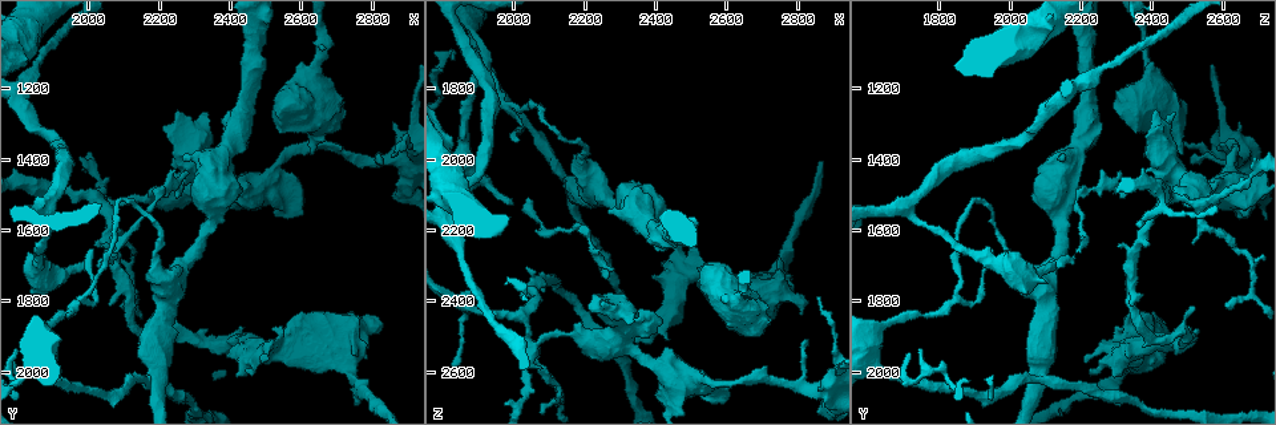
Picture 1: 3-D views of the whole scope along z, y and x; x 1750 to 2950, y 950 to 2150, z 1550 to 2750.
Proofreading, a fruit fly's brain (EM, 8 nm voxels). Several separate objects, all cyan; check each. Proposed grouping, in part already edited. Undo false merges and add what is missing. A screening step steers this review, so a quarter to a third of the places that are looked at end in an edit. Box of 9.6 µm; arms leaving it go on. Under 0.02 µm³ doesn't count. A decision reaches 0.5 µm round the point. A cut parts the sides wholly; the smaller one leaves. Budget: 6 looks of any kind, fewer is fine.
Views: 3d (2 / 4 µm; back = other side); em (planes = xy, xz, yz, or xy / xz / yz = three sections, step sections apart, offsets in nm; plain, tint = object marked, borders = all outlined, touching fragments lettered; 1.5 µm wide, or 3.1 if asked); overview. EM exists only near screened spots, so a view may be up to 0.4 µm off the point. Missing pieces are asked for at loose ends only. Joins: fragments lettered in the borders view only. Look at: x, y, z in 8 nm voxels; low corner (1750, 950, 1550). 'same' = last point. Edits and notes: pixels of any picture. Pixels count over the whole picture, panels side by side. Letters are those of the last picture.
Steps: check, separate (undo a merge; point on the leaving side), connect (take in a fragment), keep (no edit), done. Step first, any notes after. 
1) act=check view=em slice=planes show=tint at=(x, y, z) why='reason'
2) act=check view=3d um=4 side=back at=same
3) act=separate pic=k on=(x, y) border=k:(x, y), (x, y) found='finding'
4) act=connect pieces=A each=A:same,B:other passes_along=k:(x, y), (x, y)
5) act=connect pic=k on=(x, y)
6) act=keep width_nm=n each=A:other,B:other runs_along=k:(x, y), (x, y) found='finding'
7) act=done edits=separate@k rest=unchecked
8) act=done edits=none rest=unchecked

act=check view=em slice=planes show=borders at=(1830, 1530, 2590) why='tapers out'

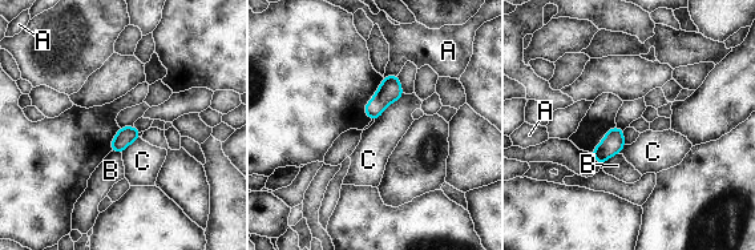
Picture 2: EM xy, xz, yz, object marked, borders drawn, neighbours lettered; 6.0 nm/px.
act=keep each=A:other,B:other,C:other border=2:(404, 93), (374, 120) found='none of them fits'

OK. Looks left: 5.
act=check view=em slice=planes show=tint at=(2010, 1660, 1940)

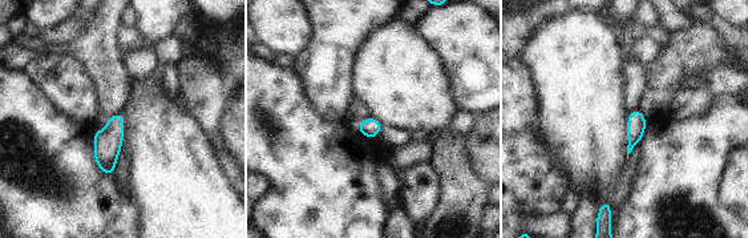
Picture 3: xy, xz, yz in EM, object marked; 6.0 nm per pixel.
act=check view=em slice=planes show=borders at=same

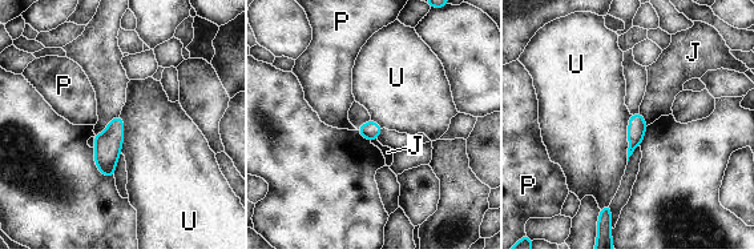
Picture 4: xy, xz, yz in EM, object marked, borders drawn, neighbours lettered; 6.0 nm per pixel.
act=keep width_nm=120 each=J:other,P:other,U:other border=4:(632, 115), (628, 123), (627, 160) found='none of them fits'

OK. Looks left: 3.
act=check view=3d um=4 at=(2060, 1810, 2350) why='branch stops here'

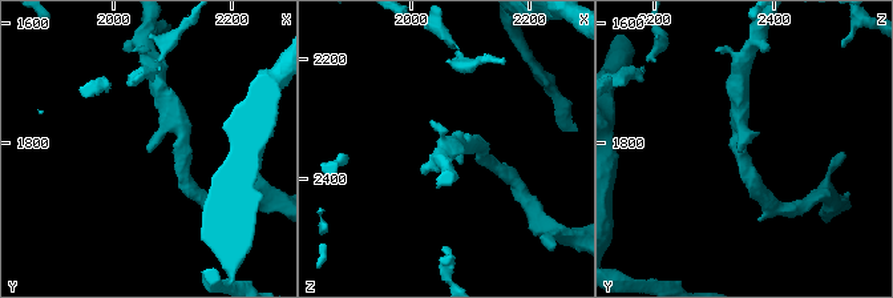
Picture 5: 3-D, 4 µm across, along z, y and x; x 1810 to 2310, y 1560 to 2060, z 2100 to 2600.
act=check view=em slice=planes show=borders at=(2060, 1815, 2340) arm_widths_nm=220,240

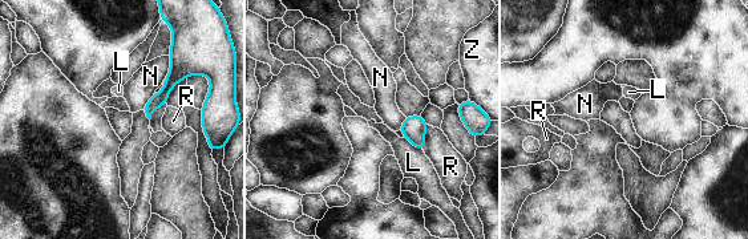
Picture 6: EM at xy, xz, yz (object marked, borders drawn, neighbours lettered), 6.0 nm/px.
act=keep each=L:other,N:other,R:other,Z:other border=6:(169, 55), (169, 72), (164, 79) found='no lettered fragment goes on from it'

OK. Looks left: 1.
act=done edits=none rest=unchecked

